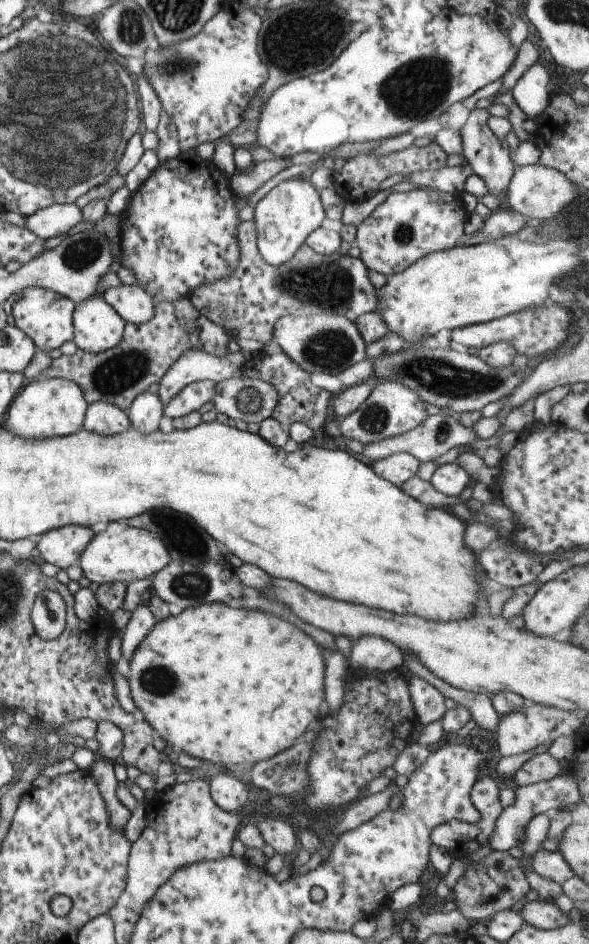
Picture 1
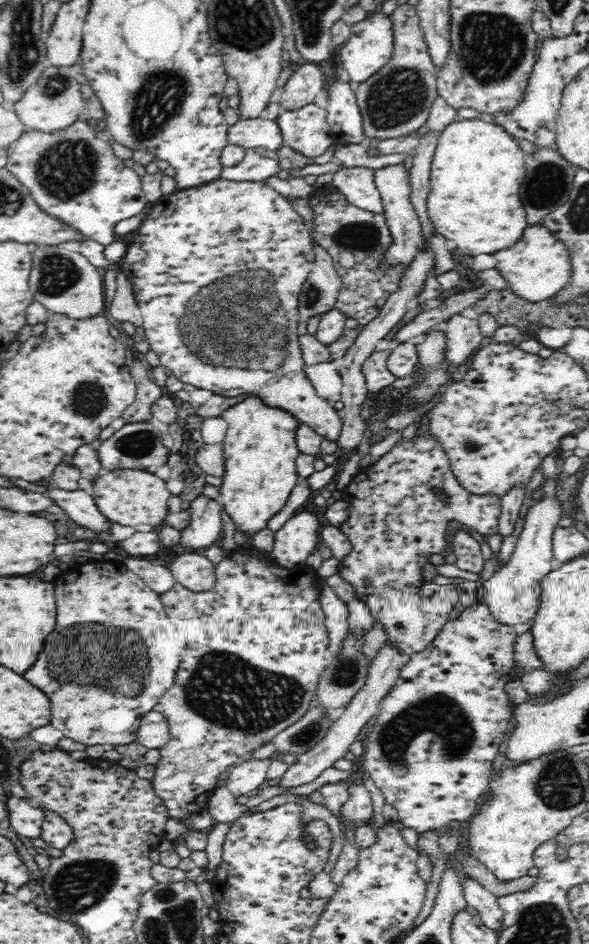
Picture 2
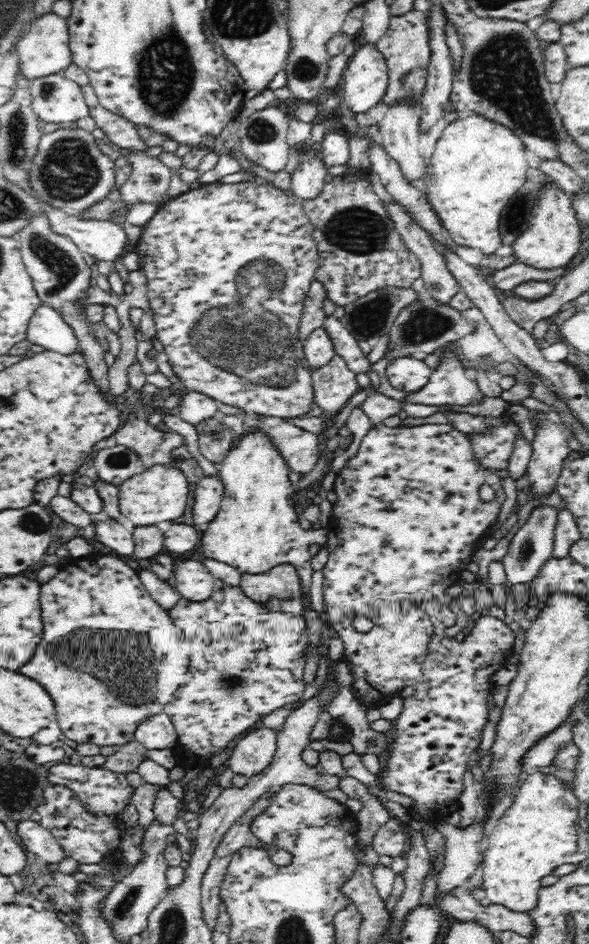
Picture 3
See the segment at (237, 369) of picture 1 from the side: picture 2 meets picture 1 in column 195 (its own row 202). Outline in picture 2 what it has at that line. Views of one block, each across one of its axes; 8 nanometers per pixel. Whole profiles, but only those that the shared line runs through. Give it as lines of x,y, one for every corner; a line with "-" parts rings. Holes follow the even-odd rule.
344,165
334,170
332,186
340,191
350,204
376,213
383,212
381,196
373,181
373,172
369,168
348,168

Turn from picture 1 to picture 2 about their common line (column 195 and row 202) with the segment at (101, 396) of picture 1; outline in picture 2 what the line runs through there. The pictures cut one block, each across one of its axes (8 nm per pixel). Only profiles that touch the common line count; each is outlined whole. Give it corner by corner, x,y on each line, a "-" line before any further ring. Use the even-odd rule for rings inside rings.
333,186
314,192
310,197
310,205
314,209
313,241
322,245
330,253
333,266
340,276
341,290
334,308
348,314
349,318
356,319
360,326
375,320
380,310
386,305
387,299
400,288
402,267
395,267
388,271
380,269
380,260
384,258
384,251
392,244
389,228
386,226
383,213
376,213
358,208
348,202
348,199

